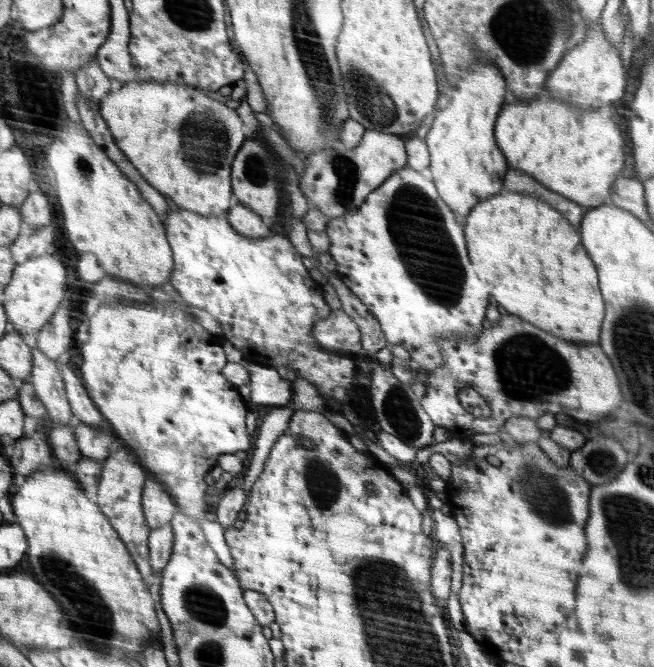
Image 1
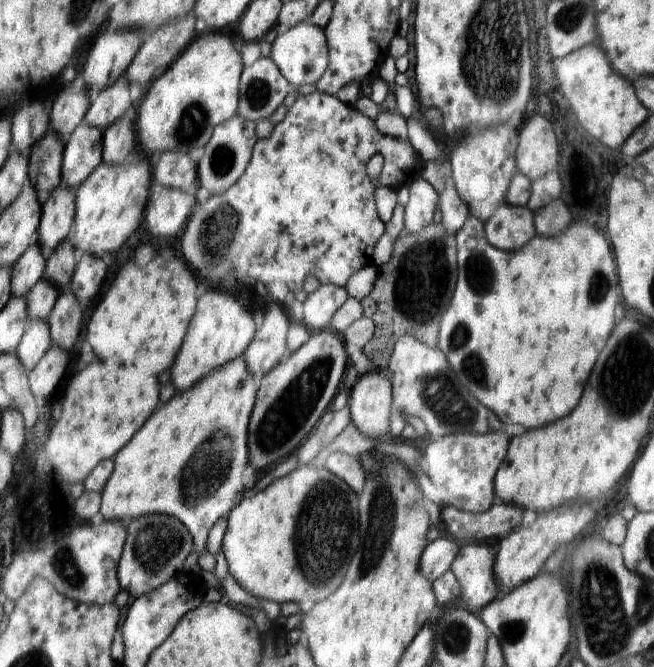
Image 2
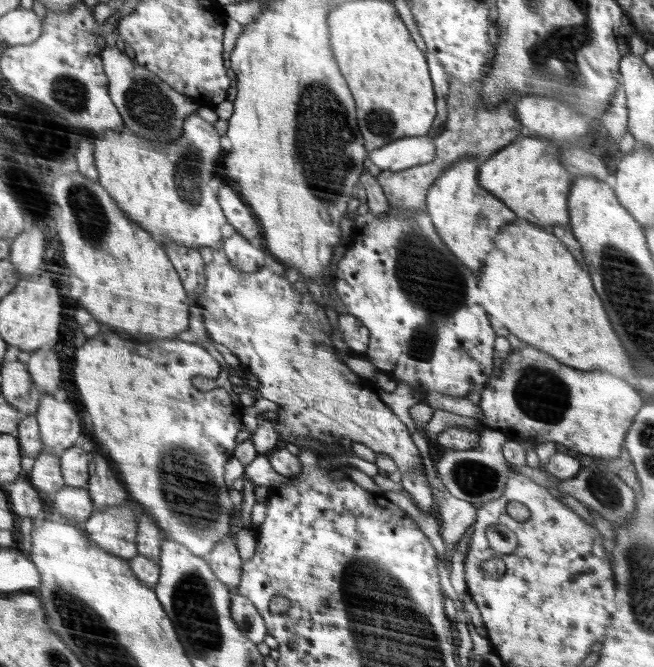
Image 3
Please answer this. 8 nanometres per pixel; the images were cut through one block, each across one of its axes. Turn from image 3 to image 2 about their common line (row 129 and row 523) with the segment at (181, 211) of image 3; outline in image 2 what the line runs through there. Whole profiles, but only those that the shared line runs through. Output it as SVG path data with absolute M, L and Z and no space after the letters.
M238 356L230 362L226 362L224 366L214 370L210 376L202 378L198 384L194 384L190 390L186 392L178 392L176 396L172 396L168 402L160 404L154 414L150 416L150 420L146 420L146 424L132 436L132 440L126 444L126 446L114 456L114 464L116 465L113 470L113 475L110 476L109 482L106 483L104 490L101 492L101 506L99 510L99 516L106 522L112 522L112 520L118 520L114 518L140 518L140 516L150 516L150 514L165 514L166 516L172 516L172 518L178 518L182 521L189 532L194 536L194 550L197 554L202 554L206 550L206 538L208 538L208 532L210 528L216 524L218 518L225 517L232 512L232 506L238 506L242 500L244 500L245 493L248 492L244 488L244 482L242 482L242 472L244 468L248 466L250 462L249 450L249 428L248 422L252 419L250 412L256 407L256 385L253 381L253 376L248 372L246 368L246 362L244 362L244 356Z

